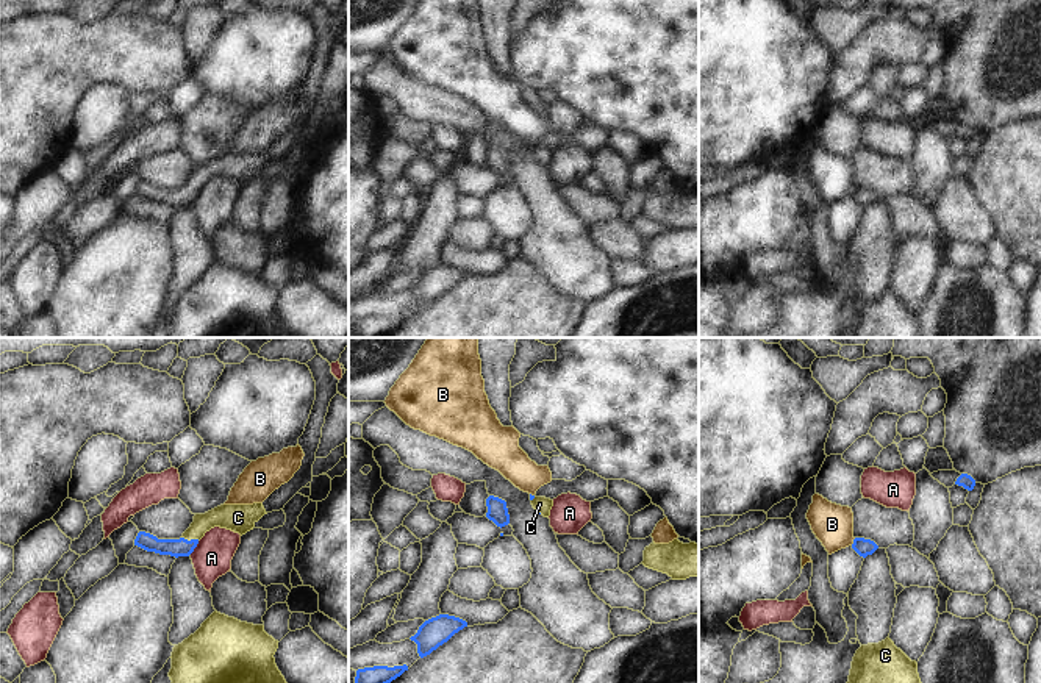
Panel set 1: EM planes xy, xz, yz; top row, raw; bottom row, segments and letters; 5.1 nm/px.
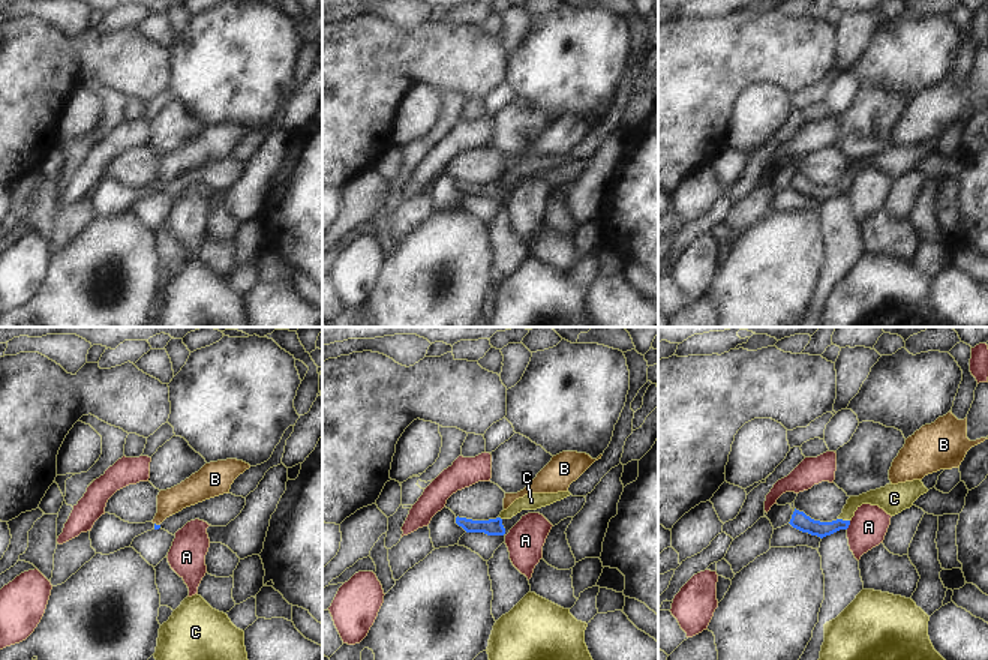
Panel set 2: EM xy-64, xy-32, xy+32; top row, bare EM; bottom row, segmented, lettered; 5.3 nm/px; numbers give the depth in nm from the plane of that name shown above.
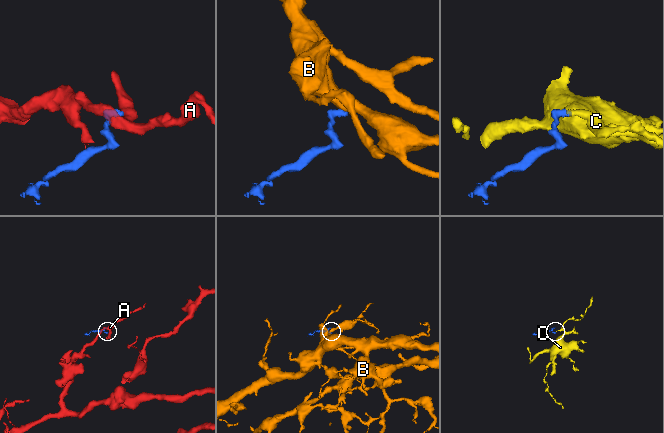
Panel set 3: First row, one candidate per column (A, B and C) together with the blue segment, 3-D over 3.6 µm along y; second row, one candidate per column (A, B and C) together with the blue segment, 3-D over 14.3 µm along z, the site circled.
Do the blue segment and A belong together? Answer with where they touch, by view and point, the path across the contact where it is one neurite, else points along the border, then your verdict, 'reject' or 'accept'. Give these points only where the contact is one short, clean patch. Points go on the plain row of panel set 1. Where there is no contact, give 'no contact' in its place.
xy (196, 196) | along xy (199, 191), (189, 203) | reject

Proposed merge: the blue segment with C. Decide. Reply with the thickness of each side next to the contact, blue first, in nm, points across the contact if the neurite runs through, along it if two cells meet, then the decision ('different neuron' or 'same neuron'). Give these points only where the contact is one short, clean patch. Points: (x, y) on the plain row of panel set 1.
100/130 nm | across xy (175, 197), (183, 197), (191, 189), (210, 169), (233, 168) | same neuron

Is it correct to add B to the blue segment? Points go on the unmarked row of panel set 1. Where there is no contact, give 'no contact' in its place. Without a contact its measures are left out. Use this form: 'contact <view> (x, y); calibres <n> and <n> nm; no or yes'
contact yz (854, 191); calibres 90 and 200 nm; no

